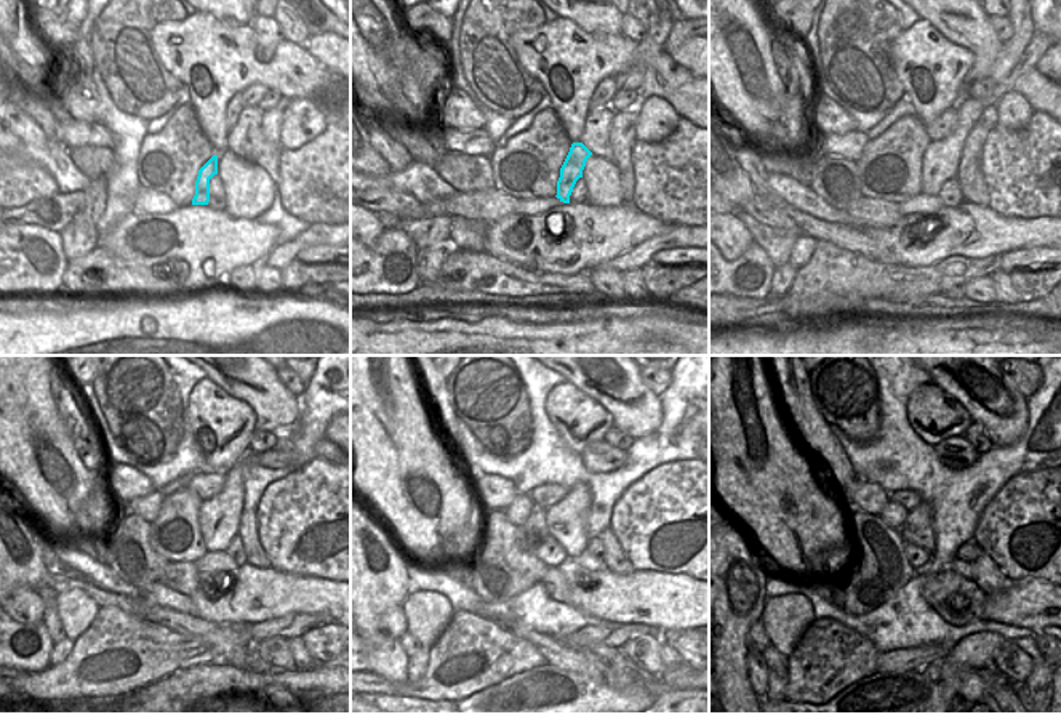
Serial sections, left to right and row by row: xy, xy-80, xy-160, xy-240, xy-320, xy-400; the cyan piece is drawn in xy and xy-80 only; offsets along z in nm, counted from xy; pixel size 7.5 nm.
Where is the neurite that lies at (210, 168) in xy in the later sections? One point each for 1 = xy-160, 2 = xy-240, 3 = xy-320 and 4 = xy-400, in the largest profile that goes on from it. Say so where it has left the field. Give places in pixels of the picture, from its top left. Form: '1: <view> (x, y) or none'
1: xy-160 (940, 162)
2: xy-240 (220, 517)
3: xy-320 (567, 521)
4: xy-400 (917, 529)

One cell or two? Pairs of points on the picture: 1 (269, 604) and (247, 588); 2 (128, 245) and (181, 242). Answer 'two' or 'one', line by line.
1: one
2: one

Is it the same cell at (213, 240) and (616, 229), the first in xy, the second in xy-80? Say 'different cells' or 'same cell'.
same cell

